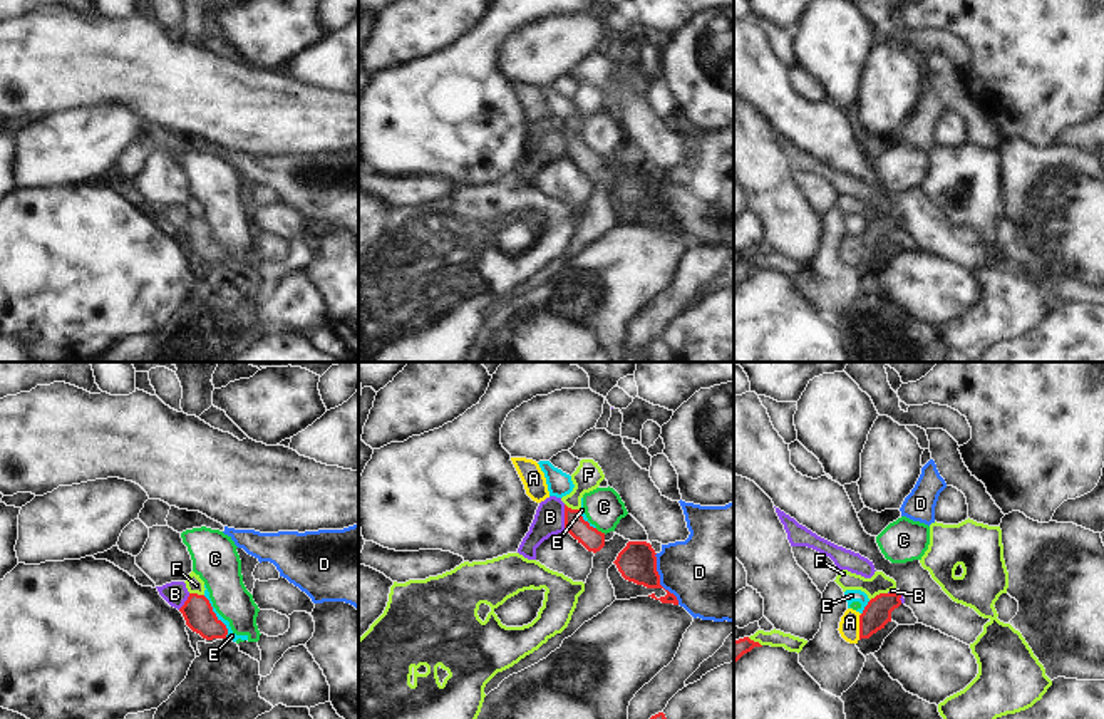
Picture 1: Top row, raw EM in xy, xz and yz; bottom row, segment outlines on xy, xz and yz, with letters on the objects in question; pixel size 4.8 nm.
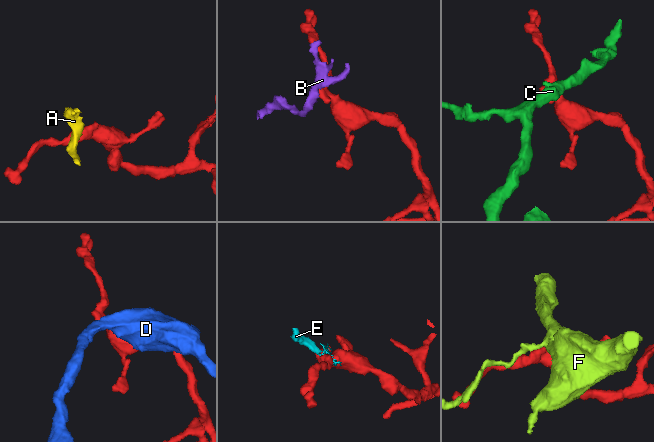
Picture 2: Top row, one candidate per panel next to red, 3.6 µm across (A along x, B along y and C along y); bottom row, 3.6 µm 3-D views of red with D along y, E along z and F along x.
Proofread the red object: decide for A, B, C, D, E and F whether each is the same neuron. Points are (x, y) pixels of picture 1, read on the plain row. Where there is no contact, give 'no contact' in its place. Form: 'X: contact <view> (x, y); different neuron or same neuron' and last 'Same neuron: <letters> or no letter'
A: contact yz (860, 252); same neuron
B: contact xz (565, 143); different neuron
C: contact xz (600, 156); different neuron
D: contact xz (659, 205); different neuron
E: contact xy (215, 240); different neuron
F: contact yz (880, 218); different neuron
Same neuron: A

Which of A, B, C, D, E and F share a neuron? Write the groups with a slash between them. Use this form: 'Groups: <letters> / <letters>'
Groups: A / B / C E / D / F.

